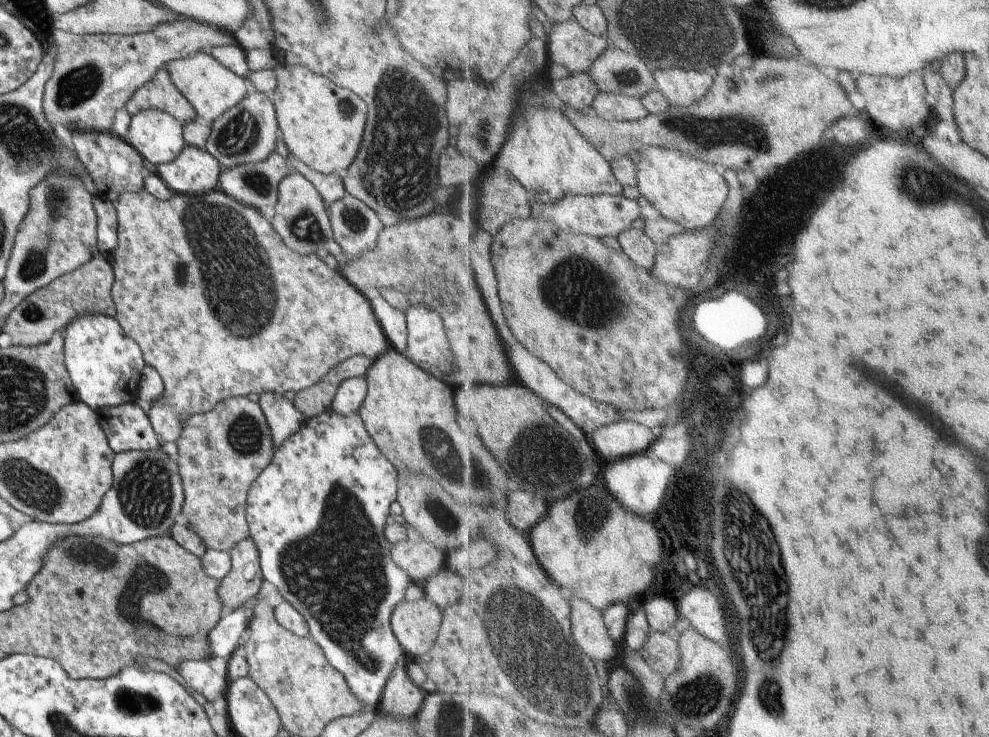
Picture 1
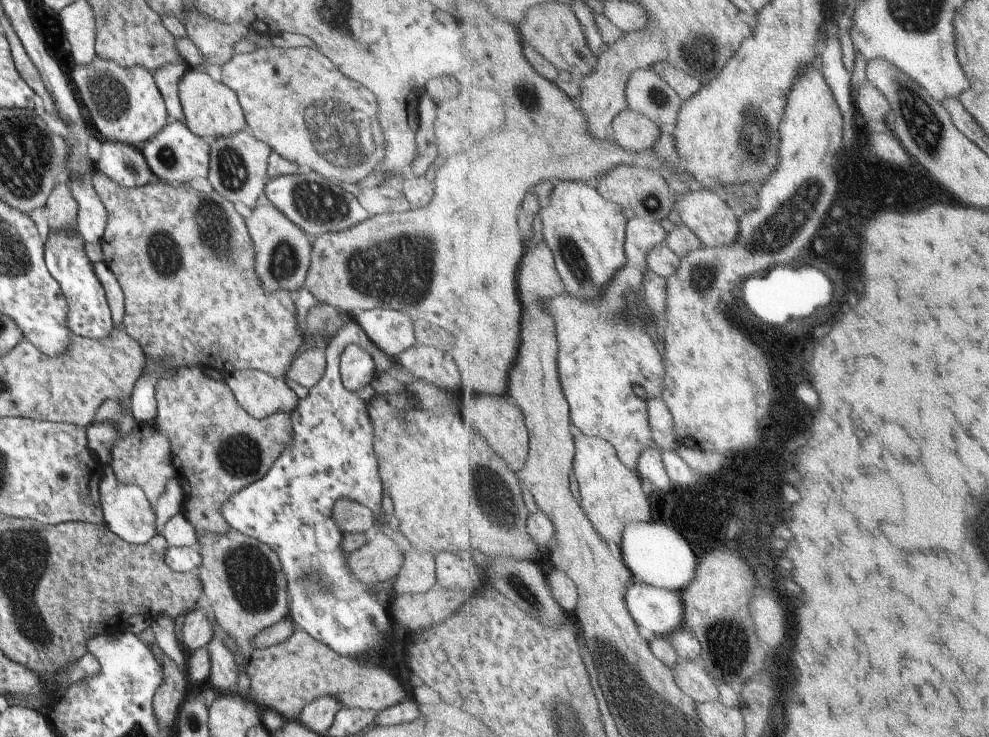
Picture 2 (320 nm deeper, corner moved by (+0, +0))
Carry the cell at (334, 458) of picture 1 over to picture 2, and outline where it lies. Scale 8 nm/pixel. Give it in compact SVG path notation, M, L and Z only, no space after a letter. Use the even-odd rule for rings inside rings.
M353 318L347 319L346 323L340 326L338 333L326 342L326 367L321 380L308 389L307 397L299 399L295 408L288 414L292 430L291 442L281 451L263 478L232 494L220 506L220 515L231 529L253 537L275 552L286 578L287 614L292 618L297 630L305 631L311 638L344 657L375 662L385 655L381 652L387 650L390 644L389 609L373 598L375 590L368 588L371 584L354 579L346 569L346 556L343 556L339 549L343 533L331 518L332 504L338 498L357 501L373 510L375 514L375 508L381 500L382 486L377 475L377 462L372 449L372 426L365 410L366 404L355 393L344 390L338 375L339 357L349 344L365 349L371 355L374 369L378 372L387 372L394 367L394 360L370 342L359 324Z

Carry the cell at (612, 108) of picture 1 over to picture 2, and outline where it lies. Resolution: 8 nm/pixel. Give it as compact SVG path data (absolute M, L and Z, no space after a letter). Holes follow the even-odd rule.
M628 108L613 121L613 140L627 151L652 149L663 129L649 117Z

